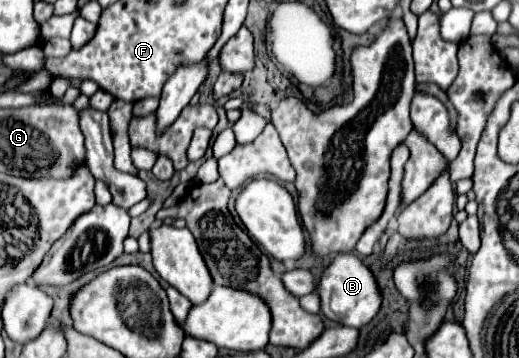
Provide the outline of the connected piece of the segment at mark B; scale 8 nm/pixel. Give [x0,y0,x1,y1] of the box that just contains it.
[318,254,382,328]

